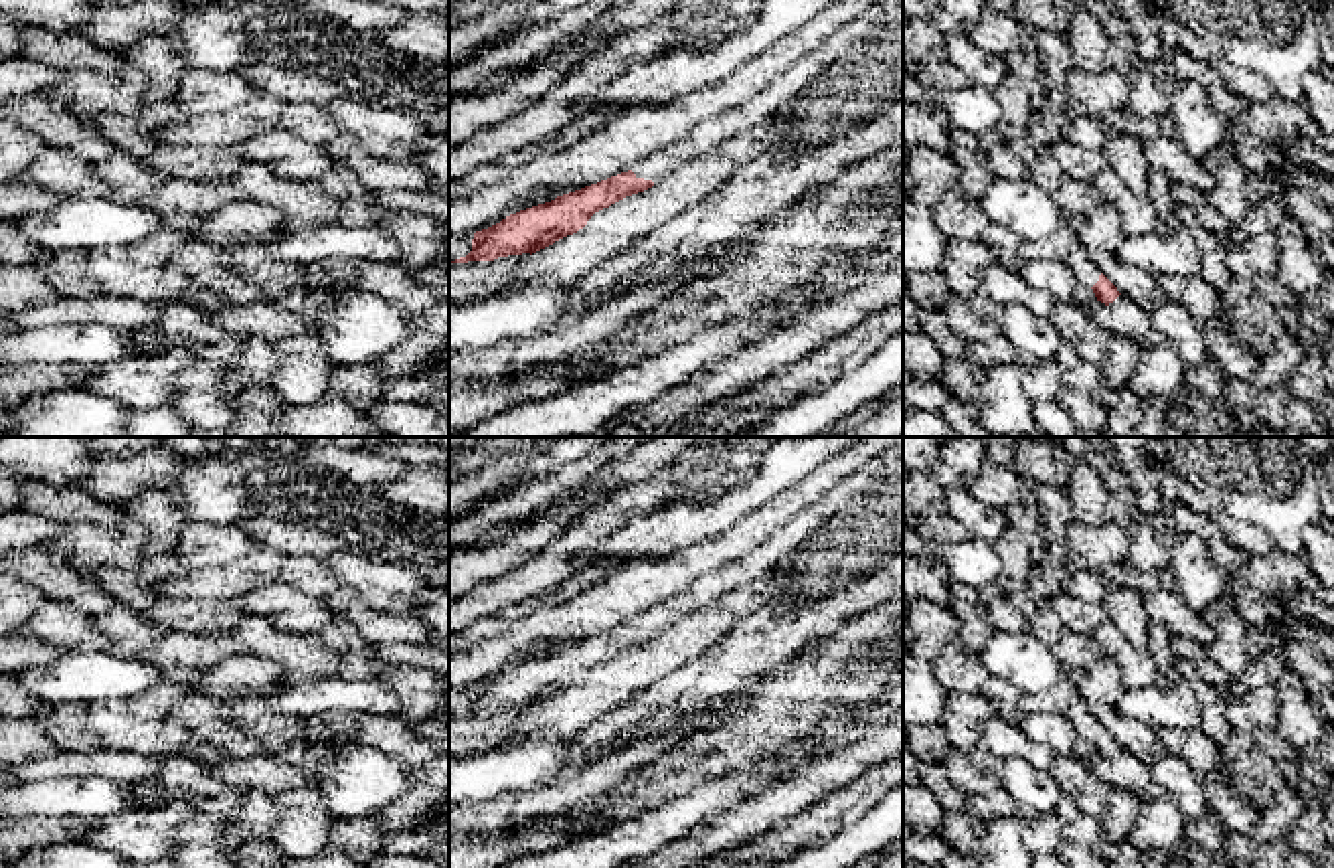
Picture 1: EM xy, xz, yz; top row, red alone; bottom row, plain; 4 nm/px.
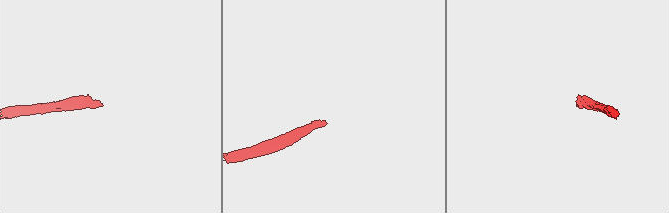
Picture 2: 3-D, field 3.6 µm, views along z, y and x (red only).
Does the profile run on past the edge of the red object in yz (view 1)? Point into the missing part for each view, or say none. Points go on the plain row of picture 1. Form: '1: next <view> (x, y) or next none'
1: next yz (1077, 713)

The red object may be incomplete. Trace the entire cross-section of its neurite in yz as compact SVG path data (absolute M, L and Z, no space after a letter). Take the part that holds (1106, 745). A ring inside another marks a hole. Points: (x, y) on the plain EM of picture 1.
M1073 696L1069 700L1065 716L1081 739L1093 743L1097 755L1109 759L1121 749L1117 741L1099 724L1081 696Z

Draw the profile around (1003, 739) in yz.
M998 716L982 724L980 743L1002 761L1018 757L1043 771L1051 771L1057 759L1047 745L1030 739L1020 724L1004 722Z

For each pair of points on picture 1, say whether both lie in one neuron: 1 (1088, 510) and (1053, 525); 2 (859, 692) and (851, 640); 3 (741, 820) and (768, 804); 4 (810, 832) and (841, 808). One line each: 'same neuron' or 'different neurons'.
1: different neurons
2: same neuron
3: same neuron
4: same neuron

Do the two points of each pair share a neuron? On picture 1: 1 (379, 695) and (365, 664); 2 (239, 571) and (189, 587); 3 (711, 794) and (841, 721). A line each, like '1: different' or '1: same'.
1: different
2: same
3: same

